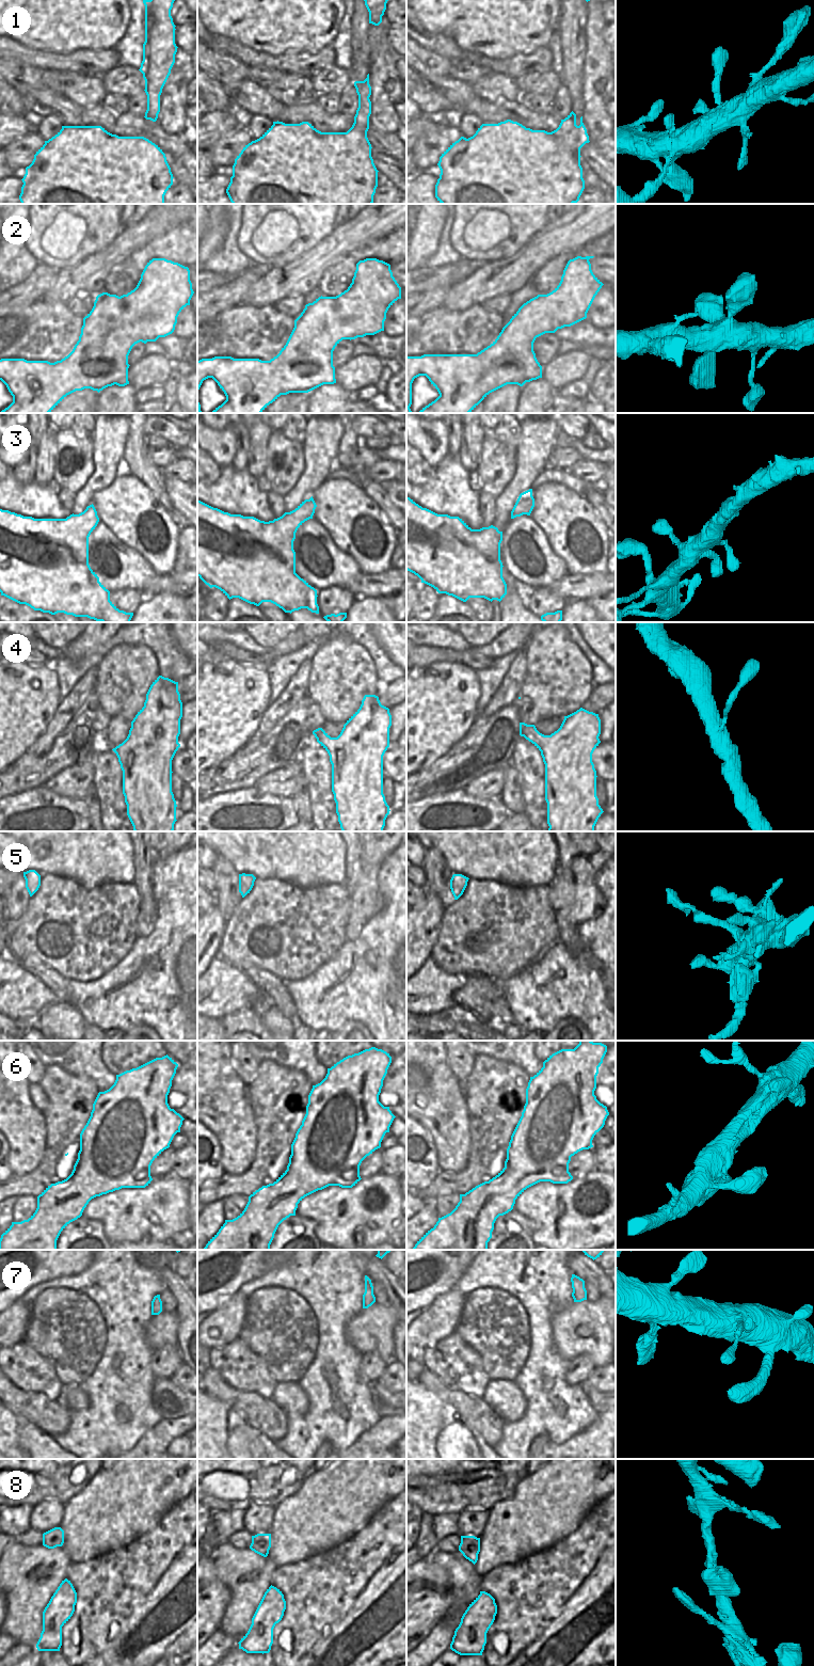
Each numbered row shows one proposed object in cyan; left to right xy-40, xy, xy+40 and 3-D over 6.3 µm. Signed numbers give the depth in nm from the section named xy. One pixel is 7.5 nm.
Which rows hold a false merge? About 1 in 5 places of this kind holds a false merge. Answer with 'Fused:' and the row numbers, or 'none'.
Fused: 5.

